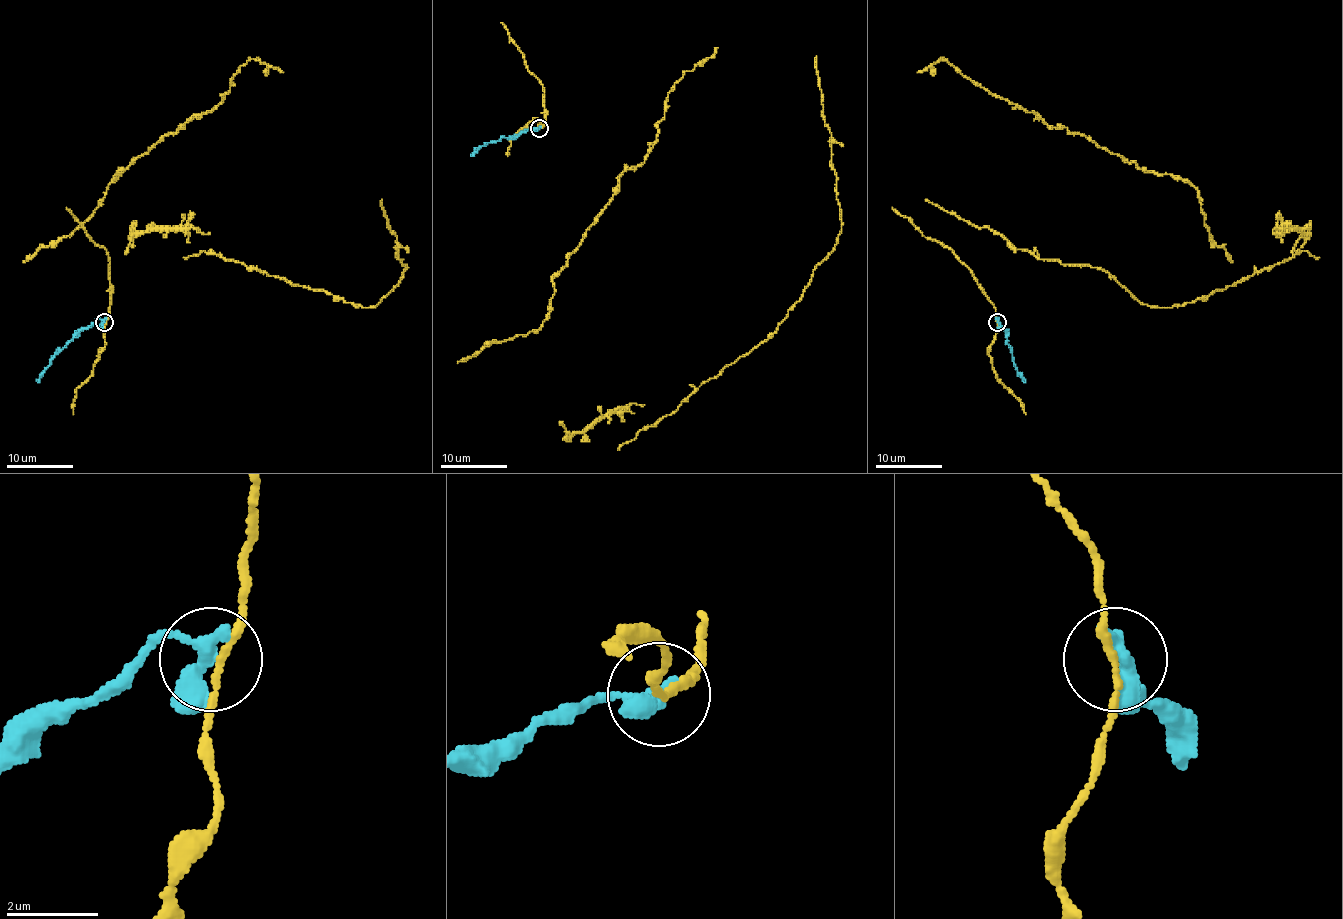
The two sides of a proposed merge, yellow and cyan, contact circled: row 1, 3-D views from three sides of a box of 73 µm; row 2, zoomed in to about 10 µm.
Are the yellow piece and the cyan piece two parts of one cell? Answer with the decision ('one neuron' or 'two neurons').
two neurons

